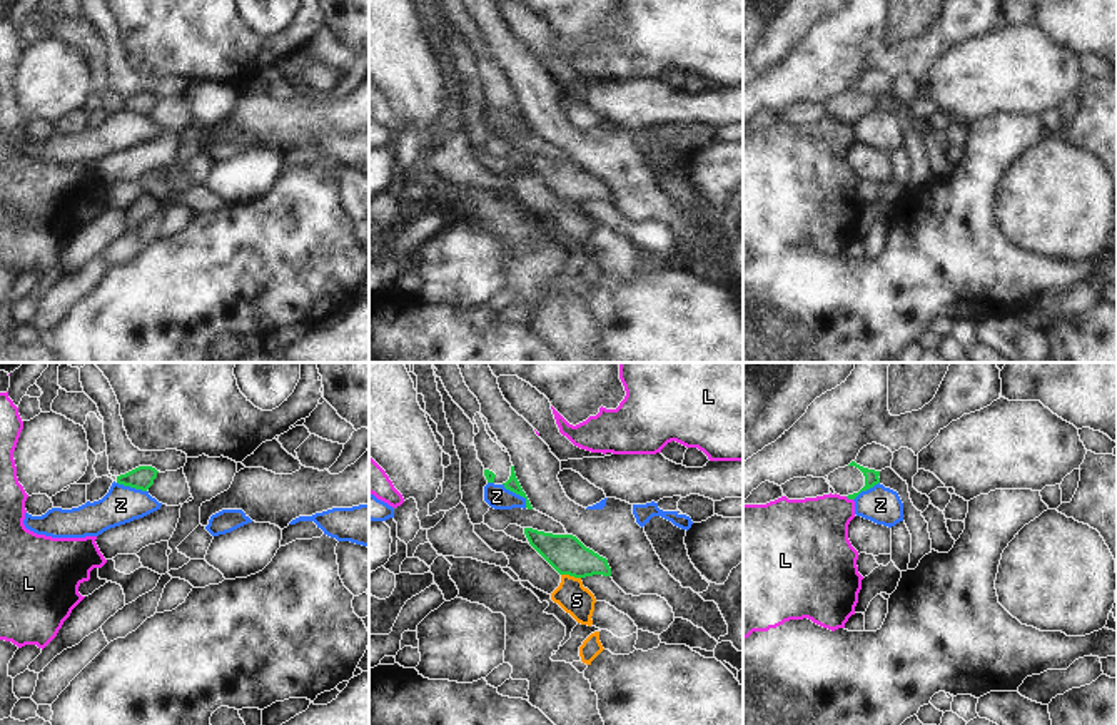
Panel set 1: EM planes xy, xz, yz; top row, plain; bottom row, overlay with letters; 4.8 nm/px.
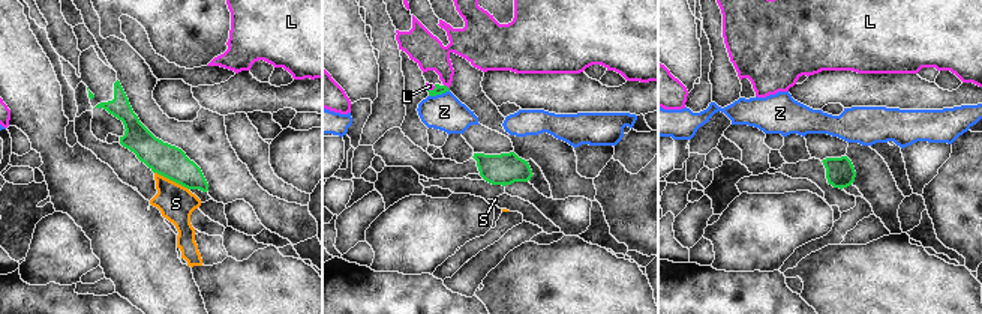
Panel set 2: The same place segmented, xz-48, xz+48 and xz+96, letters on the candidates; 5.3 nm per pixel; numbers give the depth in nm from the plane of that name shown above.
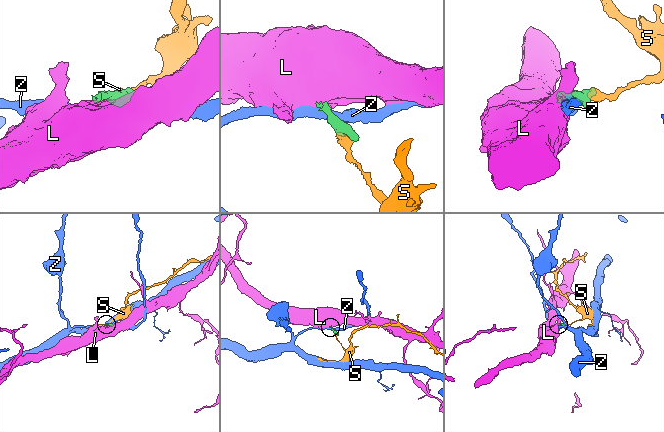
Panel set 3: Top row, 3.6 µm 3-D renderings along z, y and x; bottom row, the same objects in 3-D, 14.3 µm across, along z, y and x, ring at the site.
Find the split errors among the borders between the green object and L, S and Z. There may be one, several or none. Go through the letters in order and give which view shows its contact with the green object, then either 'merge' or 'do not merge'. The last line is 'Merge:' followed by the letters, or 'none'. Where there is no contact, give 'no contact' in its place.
L: contact in yz; do not merge
S: contact in xz; do not merge
Z: contact in xz; do not merge
Merge: none

